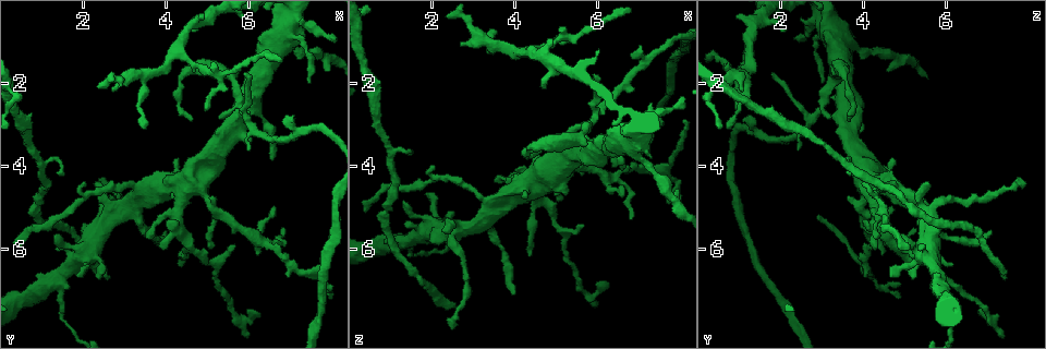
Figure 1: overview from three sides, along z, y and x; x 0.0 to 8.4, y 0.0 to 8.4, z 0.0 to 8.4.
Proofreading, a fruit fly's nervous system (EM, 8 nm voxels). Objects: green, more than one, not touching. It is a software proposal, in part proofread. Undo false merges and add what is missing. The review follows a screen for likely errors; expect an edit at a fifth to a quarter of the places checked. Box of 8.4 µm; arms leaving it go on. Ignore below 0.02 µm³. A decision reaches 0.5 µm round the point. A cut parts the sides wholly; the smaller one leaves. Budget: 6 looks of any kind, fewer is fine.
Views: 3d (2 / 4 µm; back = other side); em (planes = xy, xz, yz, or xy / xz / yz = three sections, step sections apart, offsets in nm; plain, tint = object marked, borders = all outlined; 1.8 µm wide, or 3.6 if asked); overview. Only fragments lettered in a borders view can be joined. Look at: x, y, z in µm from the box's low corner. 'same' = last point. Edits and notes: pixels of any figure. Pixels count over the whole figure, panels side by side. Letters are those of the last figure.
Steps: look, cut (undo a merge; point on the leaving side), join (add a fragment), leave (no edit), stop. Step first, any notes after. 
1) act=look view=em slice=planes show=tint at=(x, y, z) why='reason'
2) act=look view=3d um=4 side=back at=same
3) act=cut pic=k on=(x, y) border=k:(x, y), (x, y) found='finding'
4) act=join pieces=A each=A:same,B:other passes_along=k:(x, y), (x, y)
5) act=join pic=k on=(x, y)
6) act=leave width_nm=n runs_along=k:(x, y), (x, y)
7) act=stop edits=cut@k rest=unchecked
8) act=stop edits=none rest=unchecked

act=look view=em slice=xy step=8 show=tint at=(2.10, 4.45, 4.05) why='branch stops here'

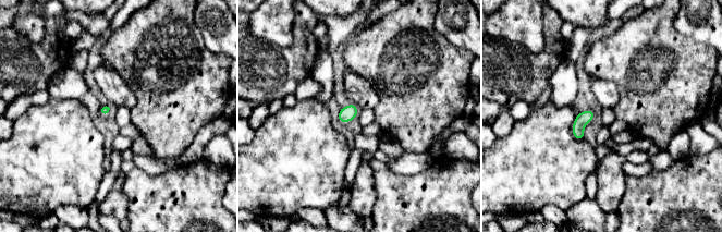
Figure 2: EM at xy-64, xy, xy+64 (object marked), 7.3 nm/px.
act=look view=em slice=planes show=borders at=same why='cut it another way'

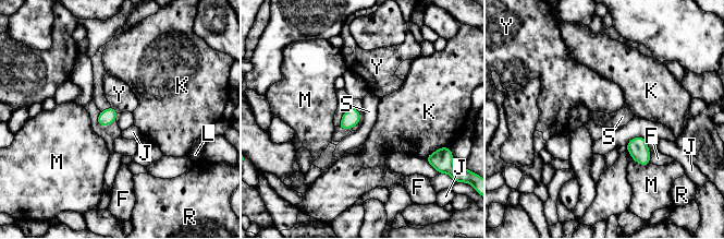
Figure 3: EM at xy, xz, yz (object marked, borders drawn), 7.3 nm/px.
act=leave width_nm=120 each=F:other,J:other,K:other,L:other,M:other,R:other,S:other,Y:other border=3:(360, 112), (360, 120), (358, 122) found='none of them fits'

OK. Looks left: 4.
act=look view=em slice=planes show=plain at=(4.00, 5.60, 7.05) why='tapers out'

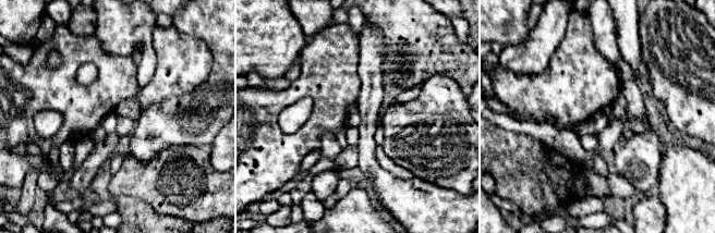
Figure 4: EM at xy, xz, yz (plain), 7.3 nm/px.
act=look view=em slice=planes show=borders at=same why='see the neighbours'

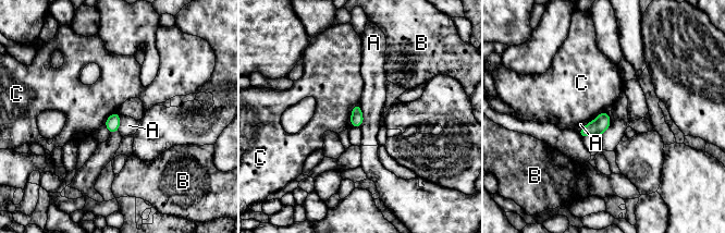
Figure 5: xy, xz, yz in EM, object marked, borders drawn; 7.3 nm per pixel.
act=leave width_nm=100 longest_contact=C:180nm each=A:other,B:other,C:other found='none of them fits'

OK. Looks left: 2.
act=look view=em slice=planes show=borders at=(3.85, 4.55, 4.75) why='three arms meet'

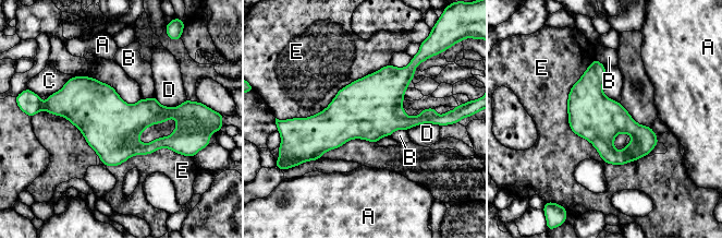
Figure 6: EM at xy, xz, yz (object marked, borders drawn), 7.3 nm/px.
act=leave each=A:other,B:other,C:other,D:other,E:other border=6:(405, 129), (396, 129), (390, 135) found='one cell here'

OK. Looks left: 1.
act=stop edits=none rest=unchecked

